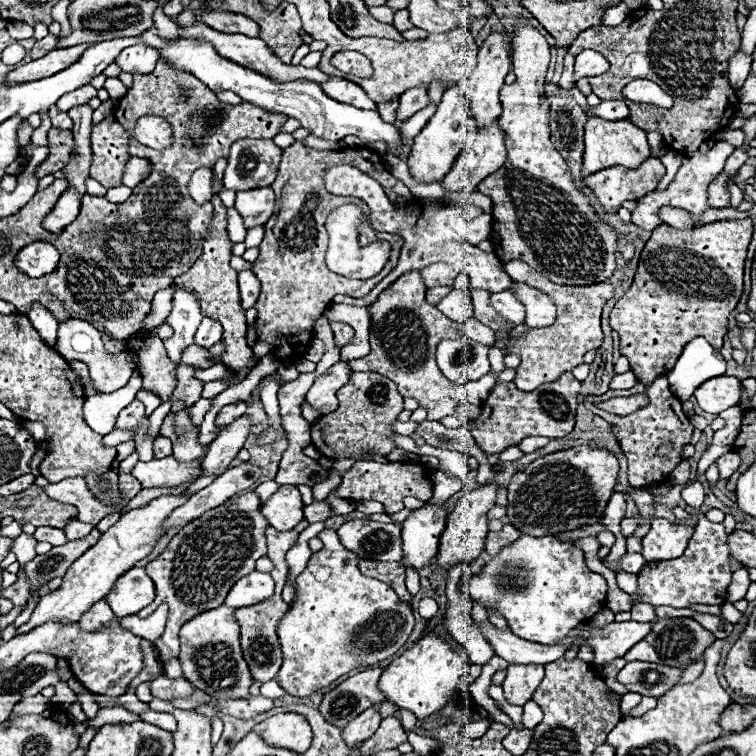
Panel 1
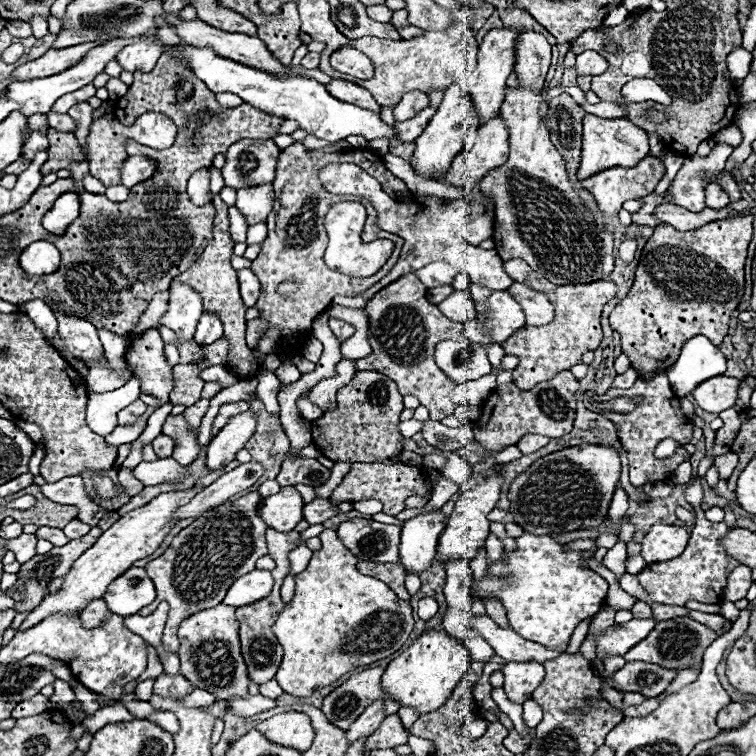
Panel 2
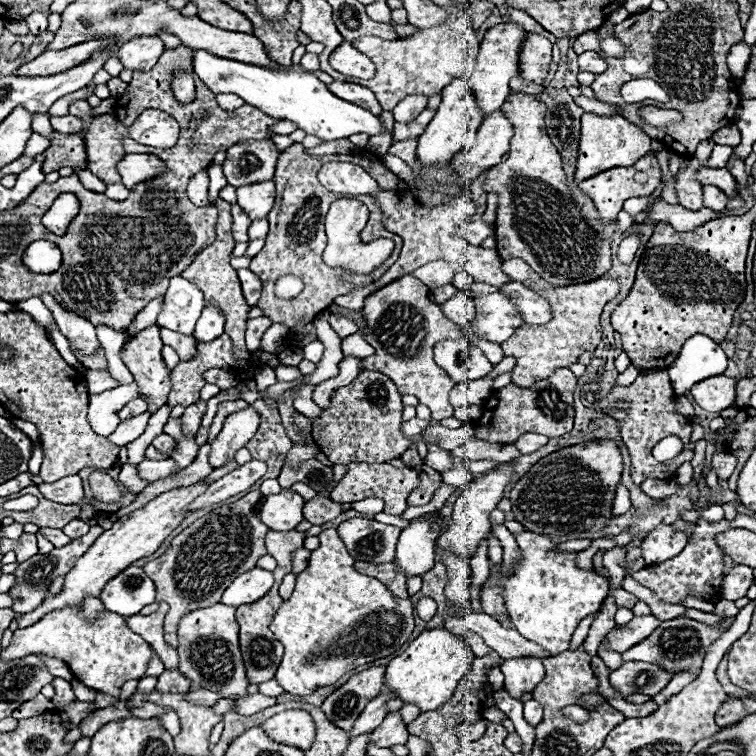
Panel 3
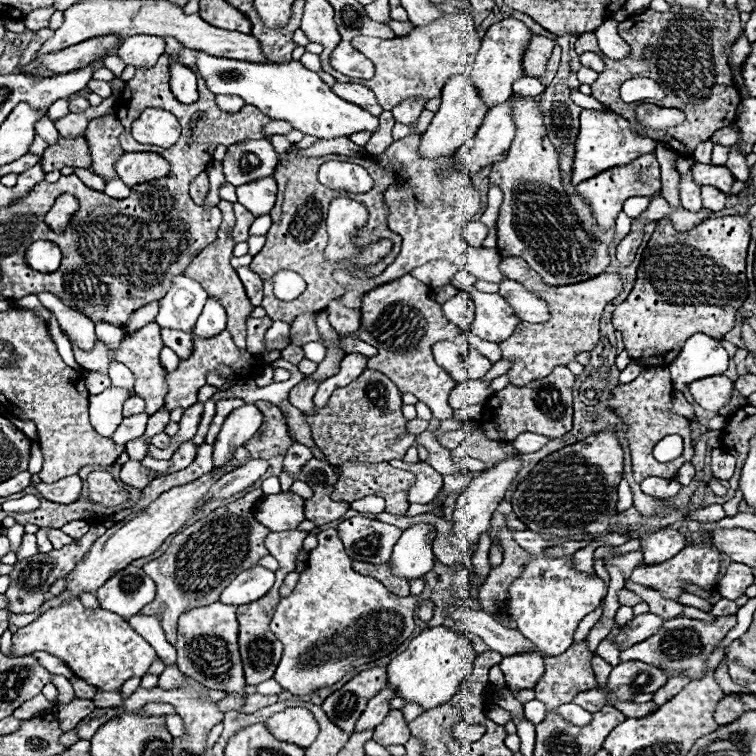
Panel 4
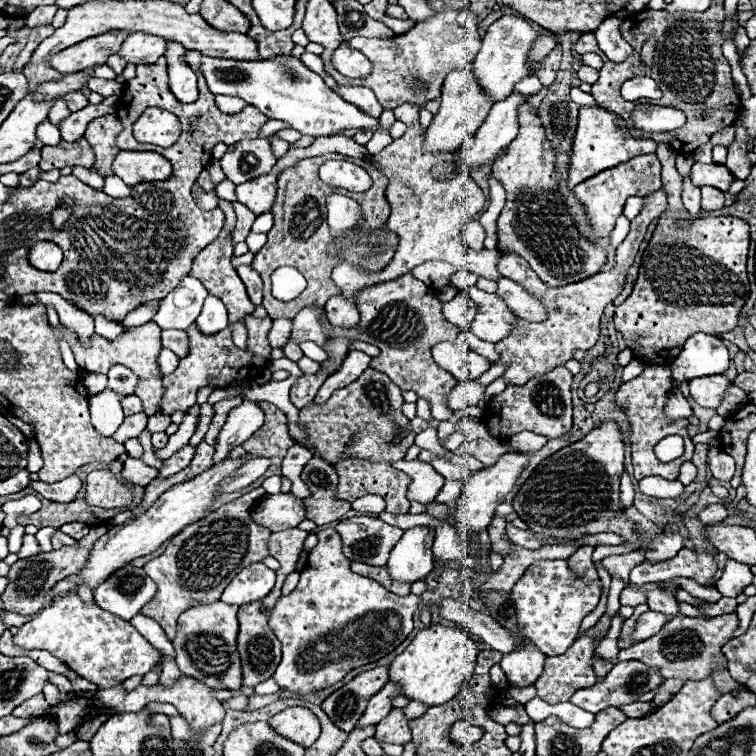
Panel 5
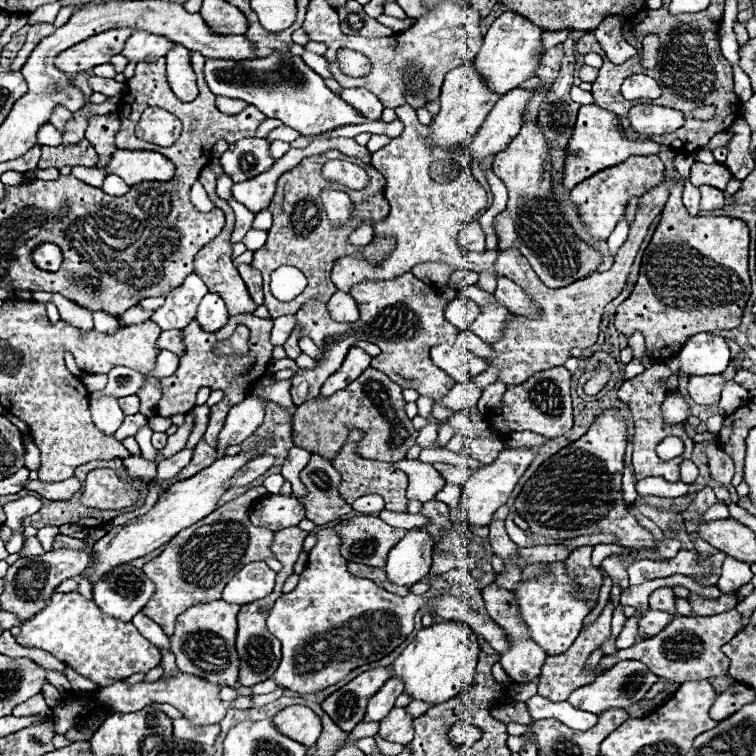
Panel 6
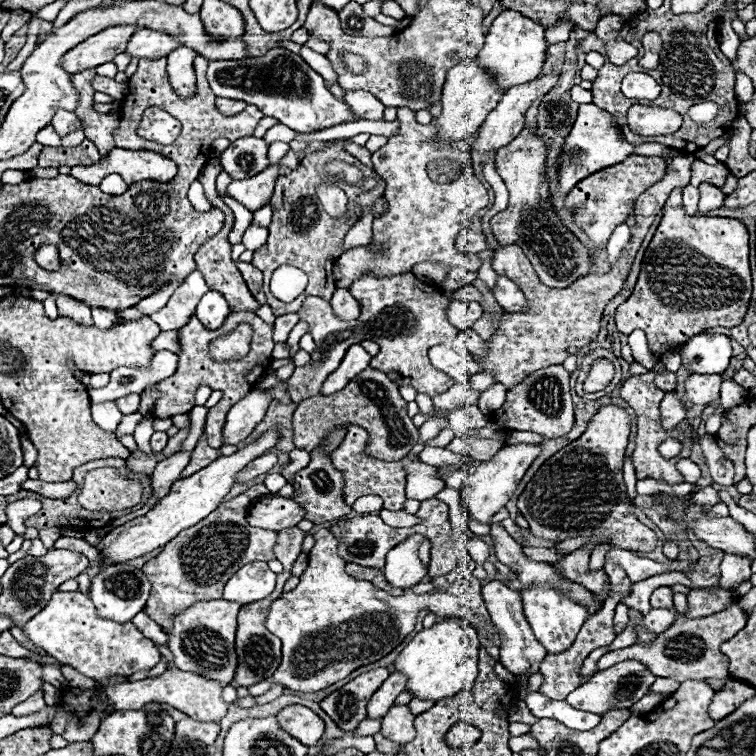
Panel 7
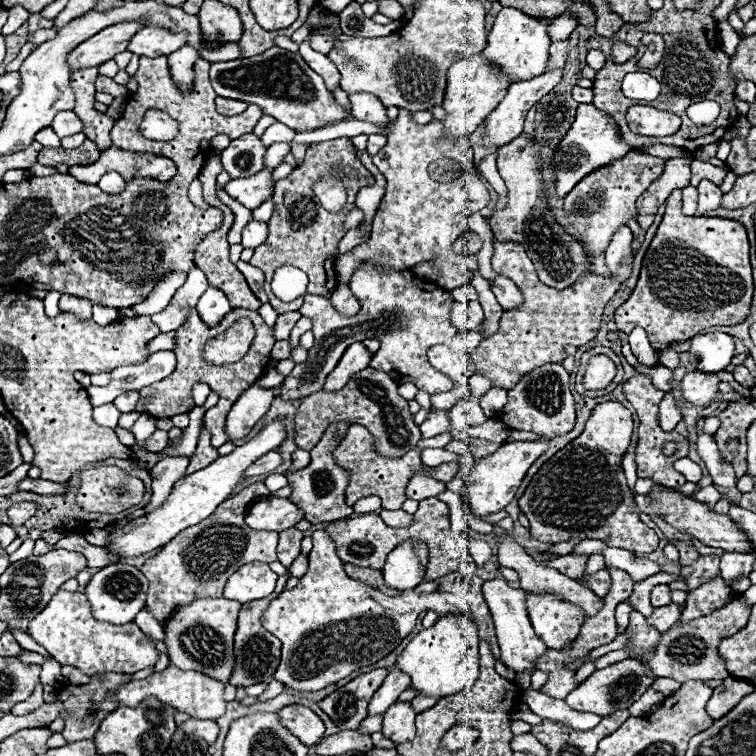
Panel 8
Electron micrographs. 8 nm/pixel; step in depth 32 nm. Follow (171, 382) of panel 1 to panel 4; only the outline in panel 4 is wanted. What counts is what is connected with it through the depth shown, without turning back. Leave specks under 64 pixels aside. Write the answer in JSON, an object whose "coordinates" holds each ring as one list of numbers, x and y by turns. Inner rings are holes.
{"coordinates":[[152,322,144,328,140,328,140,330,136,330,134,334,128,334,120,342,120,348,114,352,114,356,132,370,132,374,136,378,135,392,146,402,145,412,150,415,158,412,164,406,164,394,168,392,168,384,166,384,166,374,168,372,160,366,160,360,158,360,163,348,160,331,161,328,156,326,156,322]]}

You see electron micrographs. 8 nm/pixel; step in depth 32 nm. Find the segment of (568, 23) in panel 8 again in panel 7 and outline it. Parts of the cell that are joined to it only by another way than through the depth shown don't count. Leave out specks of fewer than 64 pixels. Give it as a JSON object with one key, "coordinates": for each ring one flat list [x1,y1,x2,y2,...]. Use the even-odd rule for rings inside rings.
{"coordinates":[[568,24,568,26,554,26,552,28,552,36,546,36,546,42,548,42,548,46,552,46,552,44,558,44,558,42,566,42,568,40,568,36,570,36,570,32,572,32,572,26]]}

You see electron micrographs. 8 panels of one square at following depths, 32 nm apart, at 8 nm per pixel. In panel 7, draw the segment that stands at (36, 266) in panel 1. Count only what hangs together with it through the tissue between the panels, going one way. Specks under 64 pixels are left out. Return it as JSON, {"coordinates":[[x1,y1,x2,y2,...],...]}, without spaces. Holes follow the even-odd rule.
{"coordinates":[[48,244,40,246,40,248,36,250,34,258,36,258,36,262,38,262,42,268,46,268,46,270,56,270,56,268,60,266,60,254,58,254,56,246,48,246]]}

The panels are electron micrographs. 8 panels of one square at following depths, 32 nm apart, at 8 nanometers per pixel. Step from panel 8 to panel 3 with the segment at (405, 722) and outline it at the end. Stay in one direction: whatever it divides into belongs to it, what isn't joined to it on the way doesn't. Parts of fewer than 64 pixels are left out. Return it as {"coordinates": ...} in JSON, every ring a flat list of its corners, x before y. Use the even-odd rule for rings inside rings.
{"coordinates":[[392,712,384,718,384,722,372,732,372,738,370,738,370,744,374,746,380,746,380,748,390,748,390,746,396,746,396,744,406,744,408,740,408,730,400,718,398,712]]}

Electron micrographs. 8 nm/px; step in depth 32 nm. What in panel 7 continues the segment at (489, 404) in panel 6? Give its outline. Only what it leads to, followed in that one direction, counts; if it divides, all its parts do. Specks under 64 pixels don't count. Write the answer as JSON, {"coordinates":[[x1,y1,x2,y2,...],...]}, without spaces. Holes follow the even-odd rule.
{"coordinates":[[492,384,488,390,482,392,482,396,478,398,478,408,482,410,482,414,492,414,494,410,498,410,498,406,504,404,504,396,506,396,506,386,502,384]]}

